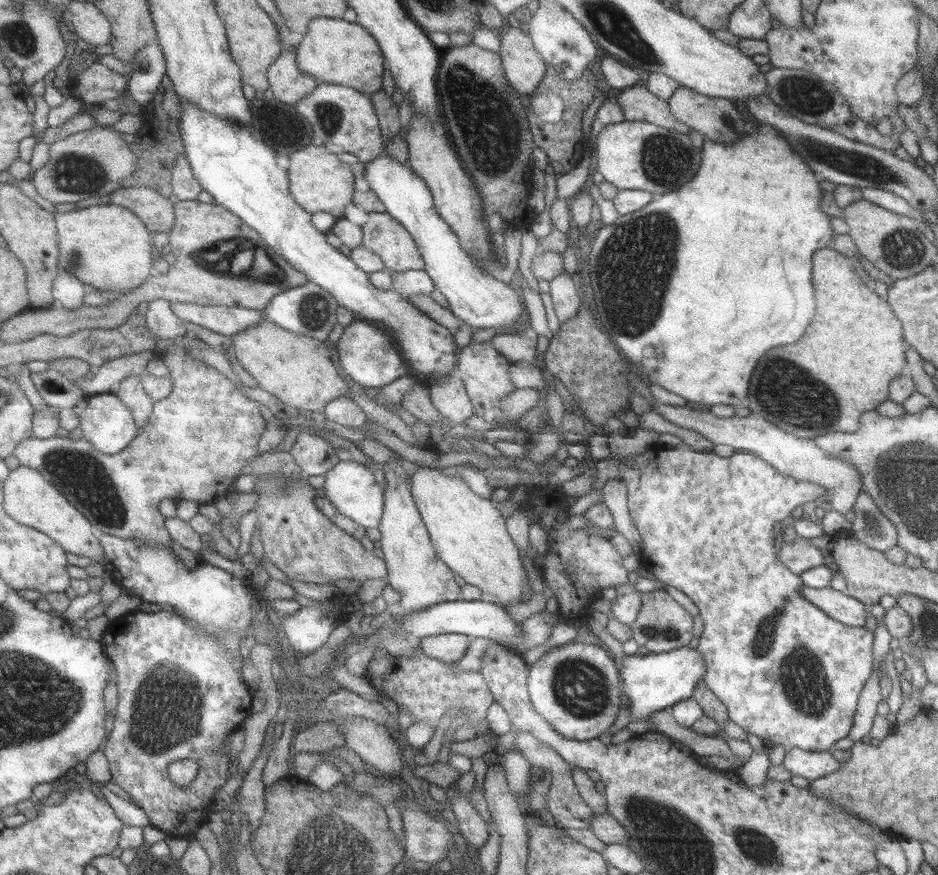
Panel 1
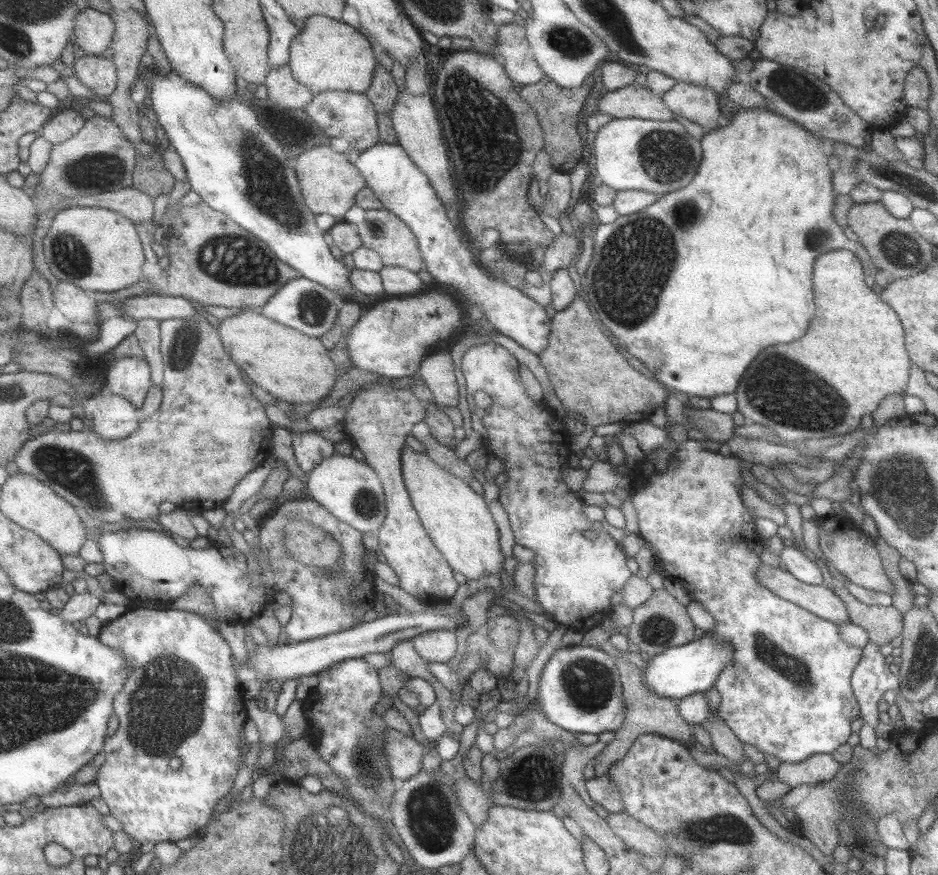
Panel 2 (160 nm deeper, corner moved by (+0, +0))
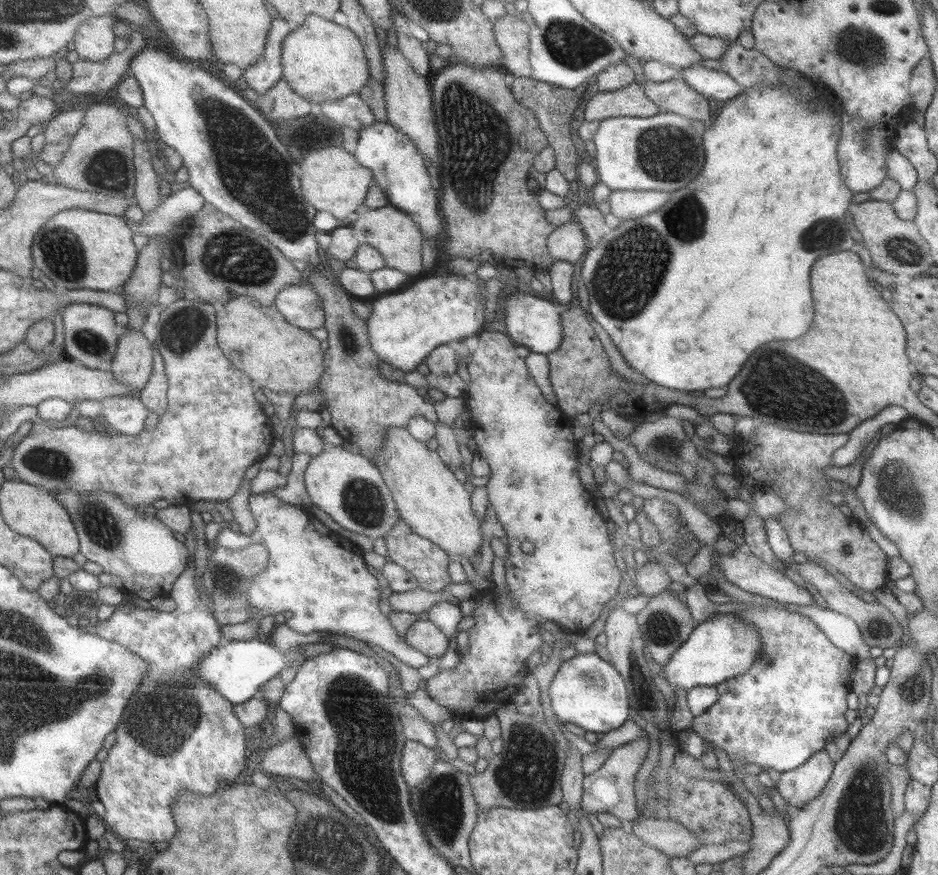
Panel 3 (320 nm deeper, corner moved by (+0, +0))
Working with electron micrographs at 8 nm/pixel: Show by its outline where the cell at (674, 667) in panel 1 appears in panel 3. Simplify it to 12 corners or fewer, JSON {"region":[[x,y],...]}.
{"region":[[731,613],[695,623],[661,667],[688,691],[740,674],[762,650]]}

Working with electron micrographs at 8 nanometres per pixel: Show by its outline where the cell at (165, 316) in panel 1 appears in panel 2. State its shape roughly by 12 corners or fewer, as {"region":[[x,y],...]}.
{"region":[[143,319],[136,337],[152,369],[164,387],[161,321]]}

